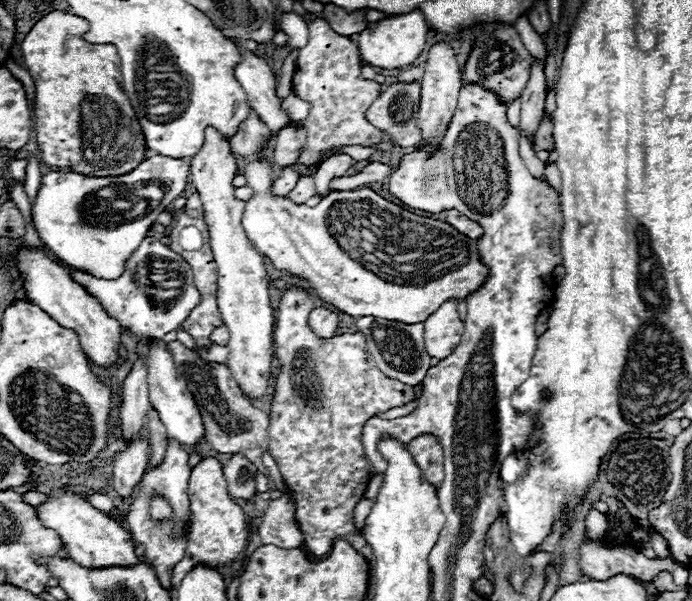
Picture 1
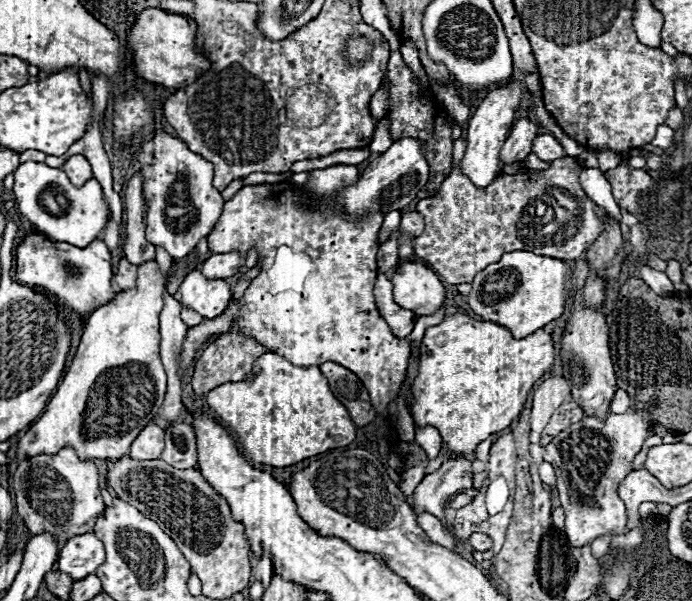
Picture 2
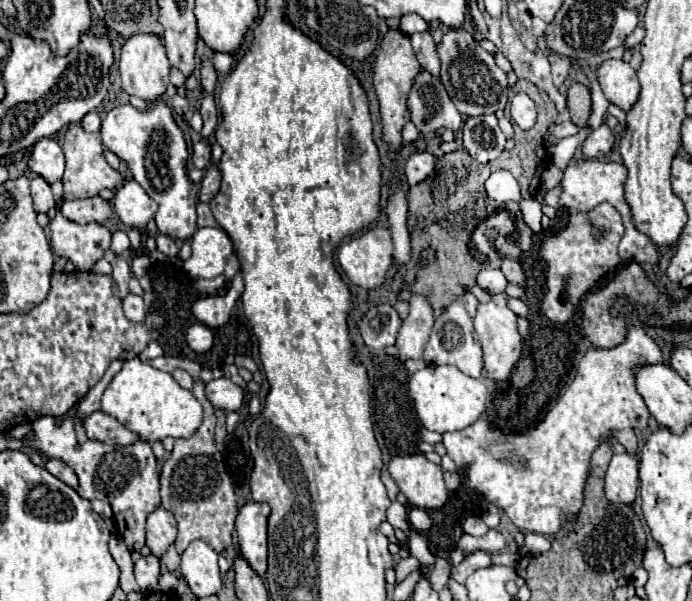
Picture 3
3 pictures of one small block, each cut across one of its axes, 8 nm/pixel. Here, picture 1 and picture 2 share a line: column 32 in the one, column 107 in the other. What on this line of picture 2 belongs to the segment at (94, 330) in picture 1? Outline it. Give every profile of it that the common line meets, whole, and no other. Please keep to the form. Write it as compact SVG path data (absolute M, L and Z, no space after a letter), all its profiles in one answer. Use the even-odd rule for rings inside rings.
M28 234L16 248L16 276L20 284L34 292L52 294L64 310L76 314L80 320L86 320L96 308L112 302L116 296L112 290L114 272L110 250L102 240L90 242L90 246L80 250L66 242L58 242L56 248L56 244L42 234Z

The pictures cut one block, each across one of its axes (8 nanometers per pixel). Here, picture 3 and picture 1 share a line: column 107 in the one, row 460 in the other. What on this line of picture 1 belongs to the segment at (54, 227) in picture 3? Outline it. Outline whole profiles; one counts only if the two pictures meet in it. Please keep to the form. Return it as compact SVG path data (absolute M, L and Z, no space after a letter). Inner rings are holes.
M242 452L232 454L224 466L224 478L228 482L228 496L232 500L252 500L256 490L256 464L250 462Z

